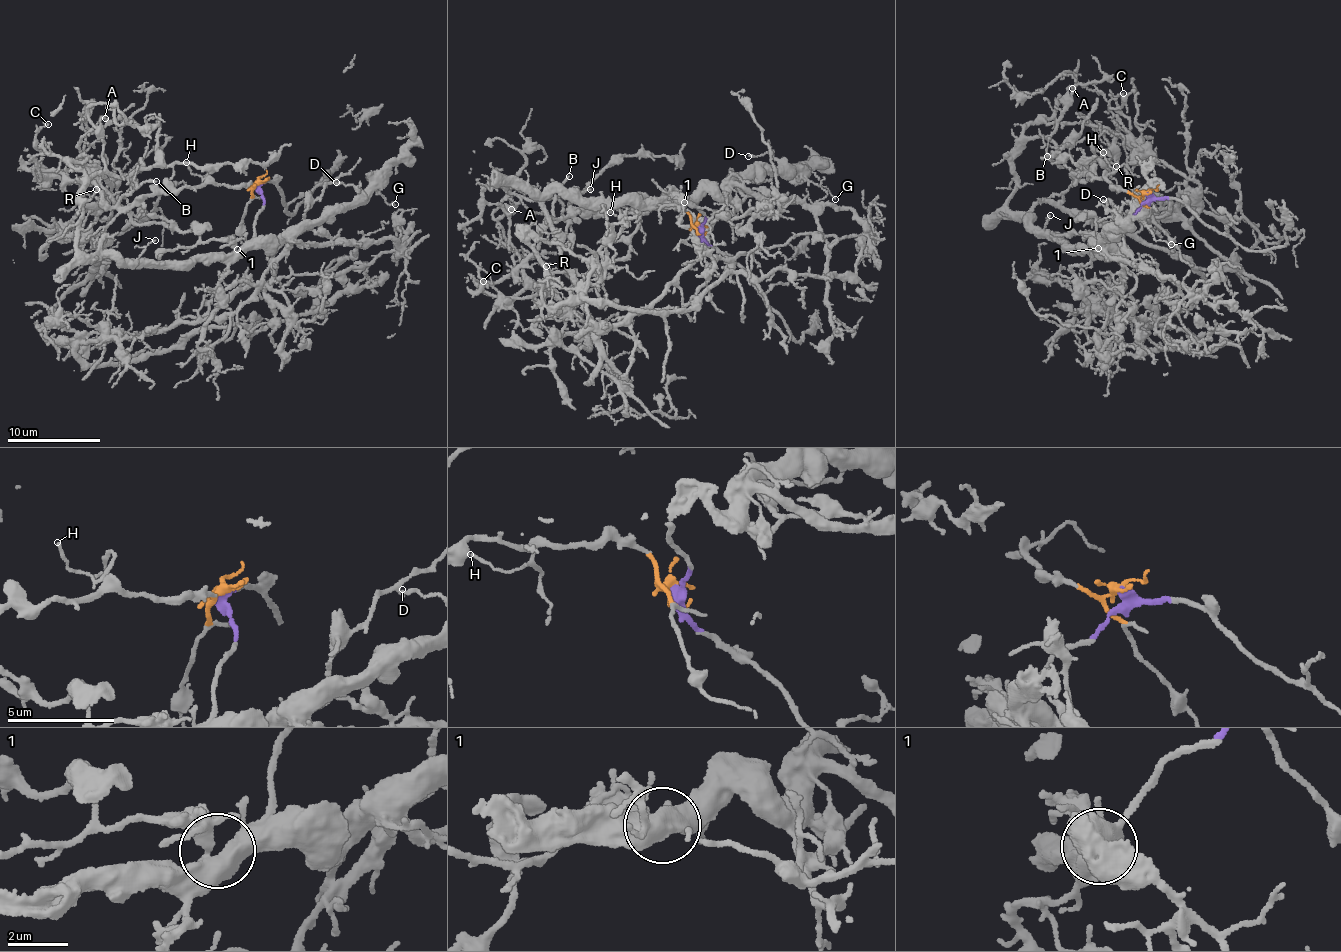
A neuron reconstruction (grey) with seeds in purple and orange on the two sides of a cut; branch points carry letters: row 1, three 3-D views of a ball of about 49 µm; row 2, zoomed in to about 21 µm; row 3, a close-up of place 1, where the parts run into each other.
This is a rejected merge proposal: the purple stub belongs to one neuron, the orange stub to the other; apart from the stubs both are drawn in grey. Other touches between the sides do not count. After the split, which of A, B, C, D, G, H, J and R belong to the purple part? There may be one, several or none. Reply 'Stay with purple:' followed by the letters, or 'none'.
Stay with purple: A, D, G, J

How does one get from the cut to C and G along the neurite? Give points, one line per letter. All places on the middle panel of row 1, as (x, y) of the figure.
C: (698, 226), (680, 209), (570, 210), (545, 227), (538, 250), (478, 289), (493, 295), (474, 281), (484, 281)
G: (698, 226), (705, 216), (698, 199), (708, 190), (720, 193), (736, 178), (763, 171), (793, 167), (834, 199)

